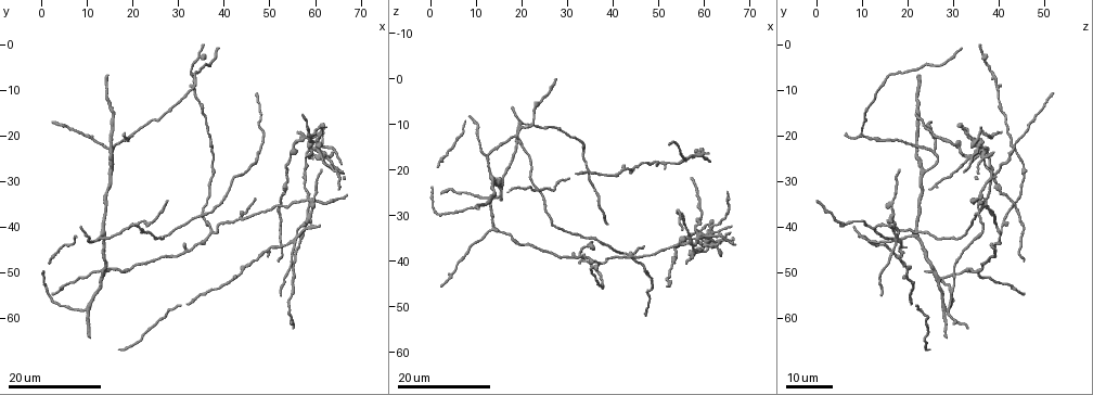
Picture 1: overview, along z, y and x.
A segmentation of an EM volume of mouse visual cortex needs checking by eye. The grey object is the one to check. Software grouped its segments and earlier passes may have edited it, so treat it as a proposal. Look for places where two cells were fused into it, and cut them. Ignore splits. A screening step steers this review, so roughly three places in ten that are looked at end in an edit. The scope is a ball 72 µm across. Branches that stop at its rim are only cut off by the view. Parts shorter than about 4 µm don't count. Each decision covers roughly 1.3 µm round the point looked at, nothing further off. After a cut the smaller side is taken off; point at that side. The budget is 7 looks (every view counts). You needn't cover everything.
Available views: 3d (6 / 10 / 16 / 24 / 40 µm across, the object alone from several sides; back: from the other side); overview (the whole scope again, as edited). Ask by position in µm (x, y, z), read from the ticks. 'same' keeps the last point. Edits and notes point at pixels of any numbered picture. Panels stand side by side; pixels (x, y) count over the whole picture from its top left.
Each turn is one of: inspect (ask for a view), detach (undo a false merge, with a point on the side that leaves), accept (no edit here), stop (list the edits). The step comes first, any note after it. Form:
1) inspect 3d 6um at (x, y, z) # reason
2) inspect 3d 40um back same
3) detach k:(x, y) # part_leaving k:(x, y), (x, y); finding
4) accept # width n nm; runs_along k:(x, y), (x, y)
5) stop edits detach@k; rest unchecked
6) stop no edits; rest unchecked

inspect 3d 16um at (19.5, 40.5, 12.0) # three arms meet

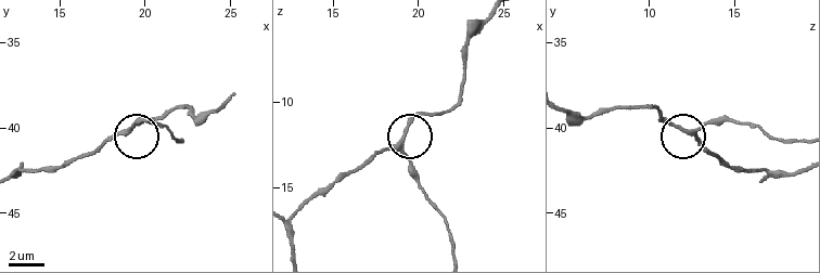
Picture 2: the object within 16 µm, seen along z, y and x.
inspect 3d 10um at (18.9, 40.1, 12.6)

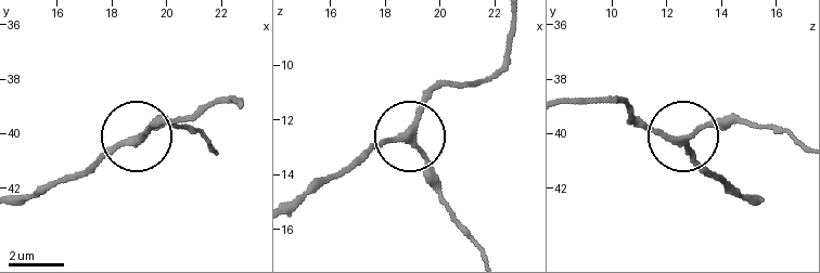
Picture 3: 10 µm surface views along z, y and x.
accept # runs_along 3:(755, 205), (706, 170), (682, 138), (631, 124); one cell here

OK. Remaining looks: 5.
inspect 3d 24um at (9.5, 58.0, 28.0) # three arms meet

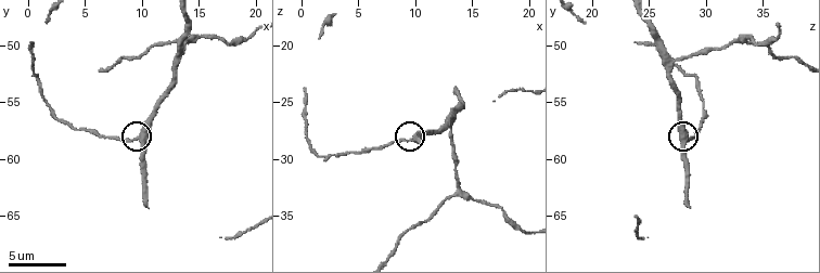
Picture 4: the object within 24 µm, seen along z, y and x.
inspect 3d 6um at (9.8, 58.0, 28.0)

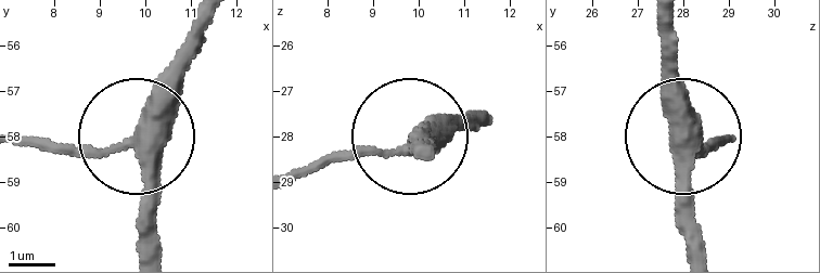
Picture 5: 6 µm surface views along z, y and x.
accept # arms 3; all the same cell

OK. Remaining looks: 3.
inspect 3d 24um at (12.0, 43.0, 17.0) # a fork

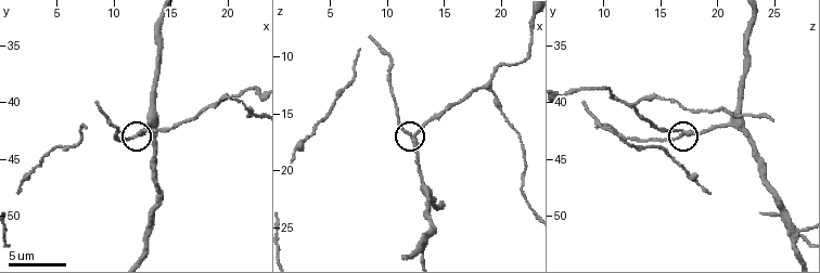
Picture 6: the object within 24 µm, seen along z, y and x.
inspect 3d 10um at (12.4, 42.8, 16.8) # closer look

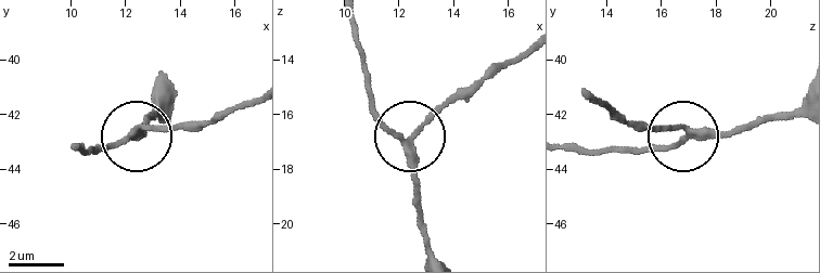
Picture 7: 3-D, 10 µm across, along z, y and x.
accept # width 220 nm; runs_along 7:(801, 117), (689, 131), (675, 143), (642, 150); all the same cell

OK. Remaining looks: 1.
stop no edits; rest unchecked

